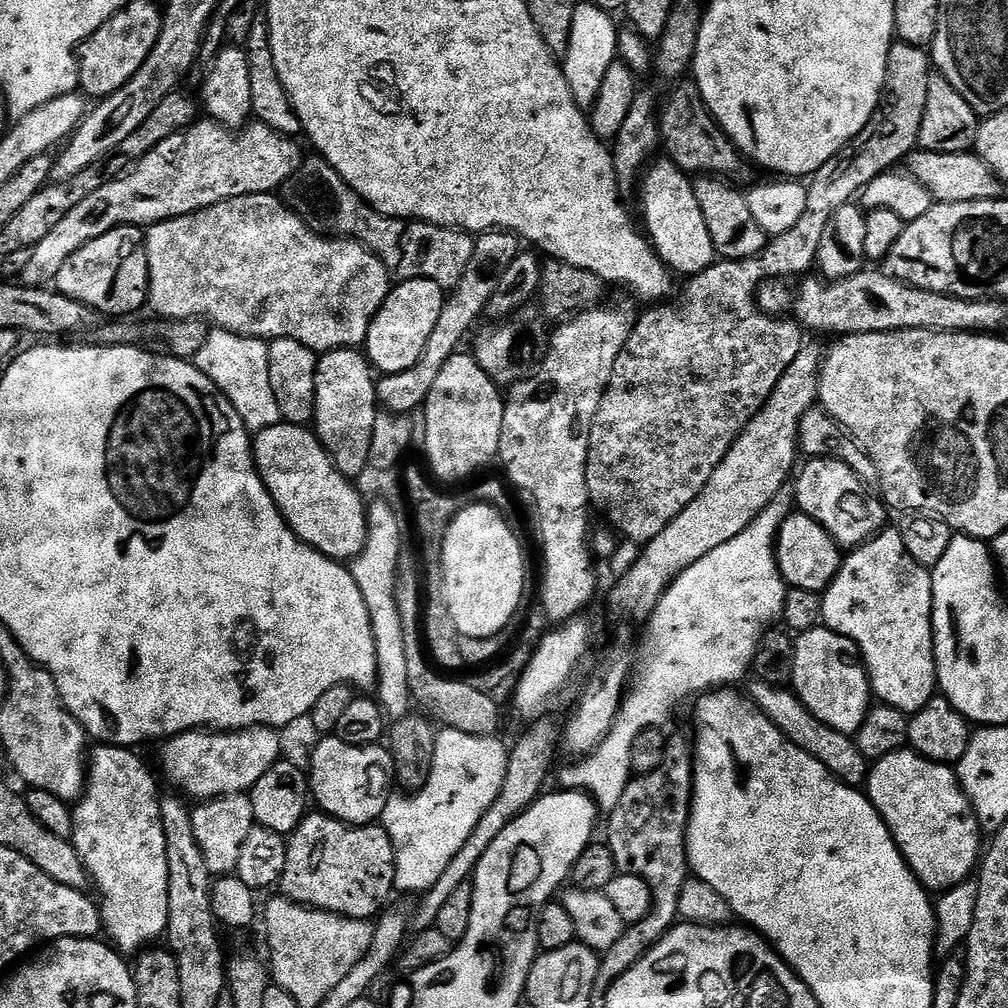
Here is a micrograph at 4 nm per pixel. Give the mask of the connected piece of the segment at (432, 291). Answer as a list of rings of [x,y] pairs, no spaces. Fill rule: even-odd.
[[[401,280],[393,287],[378,314],[374,314],[366,341],[368,362],[377,373],[410,370],[422,358],[422,350],[426,350],[426,342],[438,323],[438,314],[442,314],[445,295],[445,289],[429,280]]]

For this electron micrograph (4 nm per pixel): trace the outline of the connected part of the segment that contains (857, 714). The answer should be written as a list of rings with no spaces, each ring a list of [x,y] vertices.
[[[823,626],[811,628],[809,632],[801,632],[795,637],[790,688],[804,703],[806,710],[818,718],[818,722],[826,722],[830,730],[838,730],[850,737],[855,737],[870,707],[868,669],[861,661],[856,644]]]

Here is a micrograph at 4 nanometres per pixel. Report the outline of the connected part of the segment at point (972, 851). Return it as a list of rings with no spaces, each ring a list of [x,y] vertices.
[[[911,750],[895,752],[871,765],[866,795],[876,807],[876,813],[886,822],[910,870],[925,888],[939,894],[969,879],[977,871],[982,856],[980,823],[976,820],[967,794],[962,790],[957,773],[949,765],[928,760]]]

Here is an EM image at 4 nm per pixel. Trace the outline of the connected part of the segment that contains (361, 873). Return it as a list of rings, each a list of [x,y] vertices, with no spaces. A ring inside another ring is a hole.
[[[323,814],[305,815],[304,821],[290,833],[286,840],[284,850],[284,873],[278,885],[279,891],[288,899],[293,900],[296,904],[304,904],[308,908],[317,908],[323,912],[333,912],[339,916],[349,916],[350,918],[358,918],[359,920],[372,920],[381,915],[384,903],[388,900],[388,895],[393,895],[394,885],[396,882],[396,863],[394,862],[394,846],[390,842],[390,838],[384,833],[383,827],[380,826],[361,826],[358,824],[344,824],[340,820],[334,819],[332,816]]]

